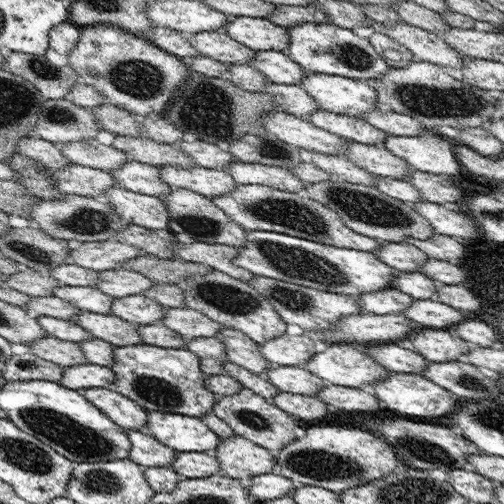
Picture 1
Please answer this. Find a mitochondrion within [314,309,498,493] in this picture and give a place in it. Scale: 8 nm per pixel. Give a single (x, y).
(428, 452)

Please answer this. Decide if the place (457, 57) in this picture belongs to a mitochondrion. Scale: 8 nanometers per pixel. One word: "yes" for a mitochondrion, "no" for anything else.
no

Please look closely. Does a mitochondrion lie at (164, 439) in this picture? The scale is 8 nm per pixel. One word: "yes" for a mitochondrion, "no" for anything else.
no

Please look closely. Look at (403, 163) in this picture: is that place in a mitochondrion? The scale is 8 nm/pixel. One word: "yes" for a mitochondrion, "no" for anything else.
no

